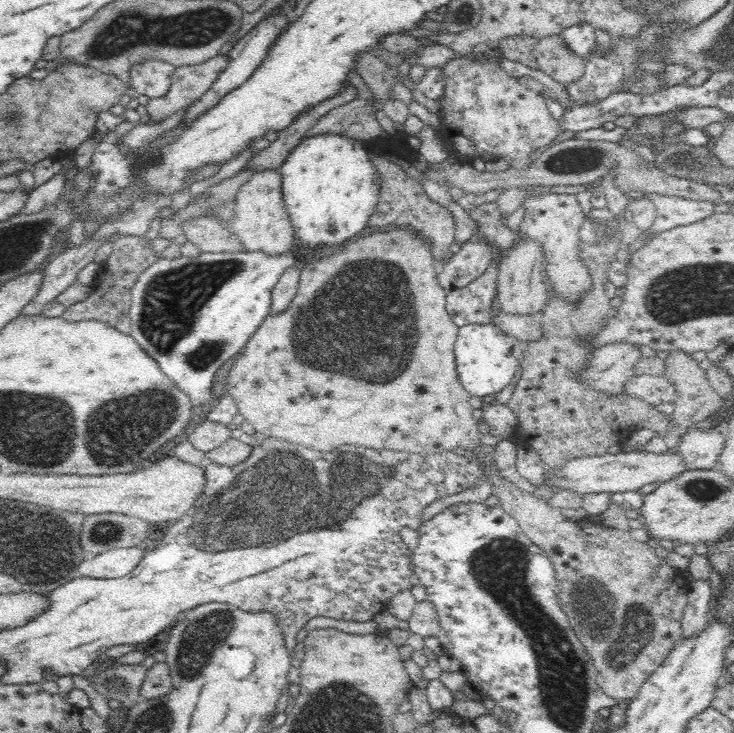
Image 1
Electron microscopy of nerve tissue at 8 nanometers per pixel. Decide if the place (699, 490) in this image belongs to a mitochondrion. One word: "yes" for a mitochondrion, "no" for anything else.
yes

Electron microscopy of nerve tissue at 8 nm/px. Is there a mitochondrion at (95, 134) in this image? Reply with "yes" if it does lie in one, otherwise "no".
no

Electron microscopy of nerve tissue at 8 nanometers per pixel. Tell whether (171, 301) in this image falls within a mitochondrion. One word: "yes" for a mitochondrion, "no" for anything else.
yes

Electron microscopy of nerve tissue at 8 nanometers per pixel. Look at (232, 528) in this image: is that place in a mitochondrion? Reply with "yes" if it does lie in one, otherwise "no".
yes

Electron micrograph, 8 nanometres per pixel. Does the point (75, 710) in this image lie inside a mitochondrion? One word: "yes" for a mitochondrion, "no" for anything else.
no

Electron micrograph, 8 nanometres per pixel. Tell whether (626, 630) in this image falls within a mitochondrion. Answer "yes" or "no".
yes

